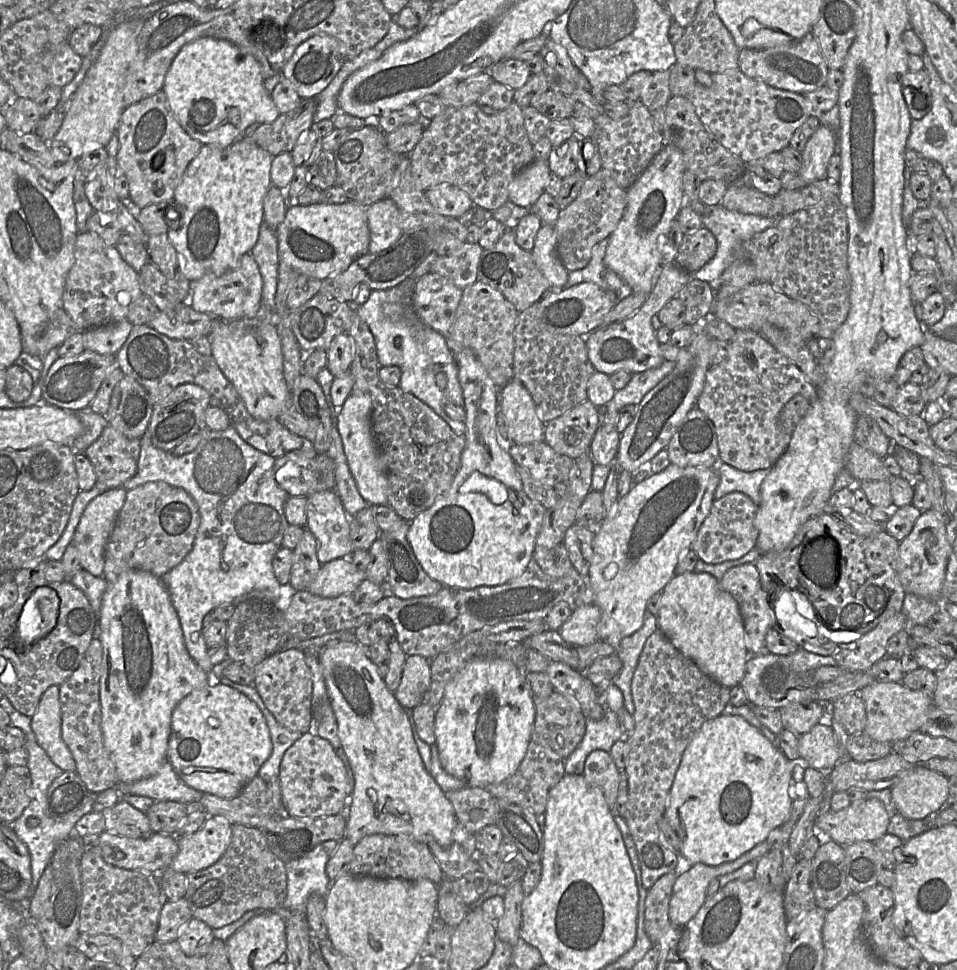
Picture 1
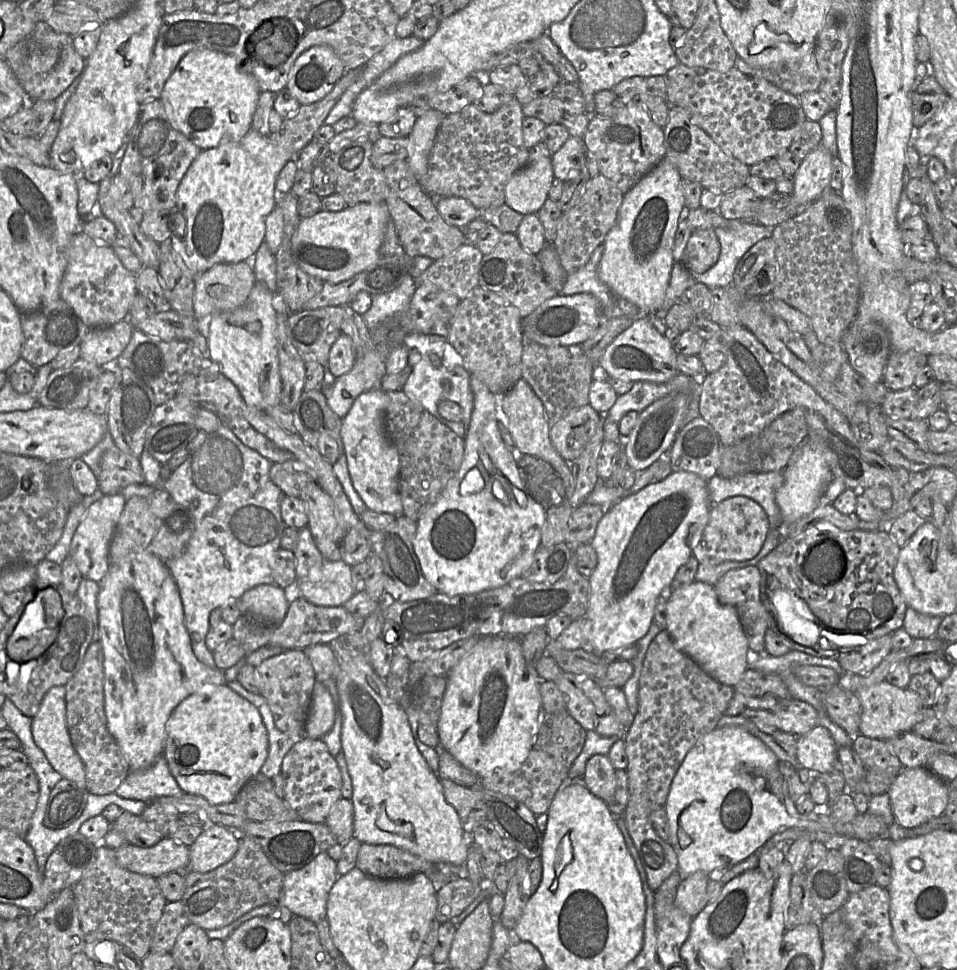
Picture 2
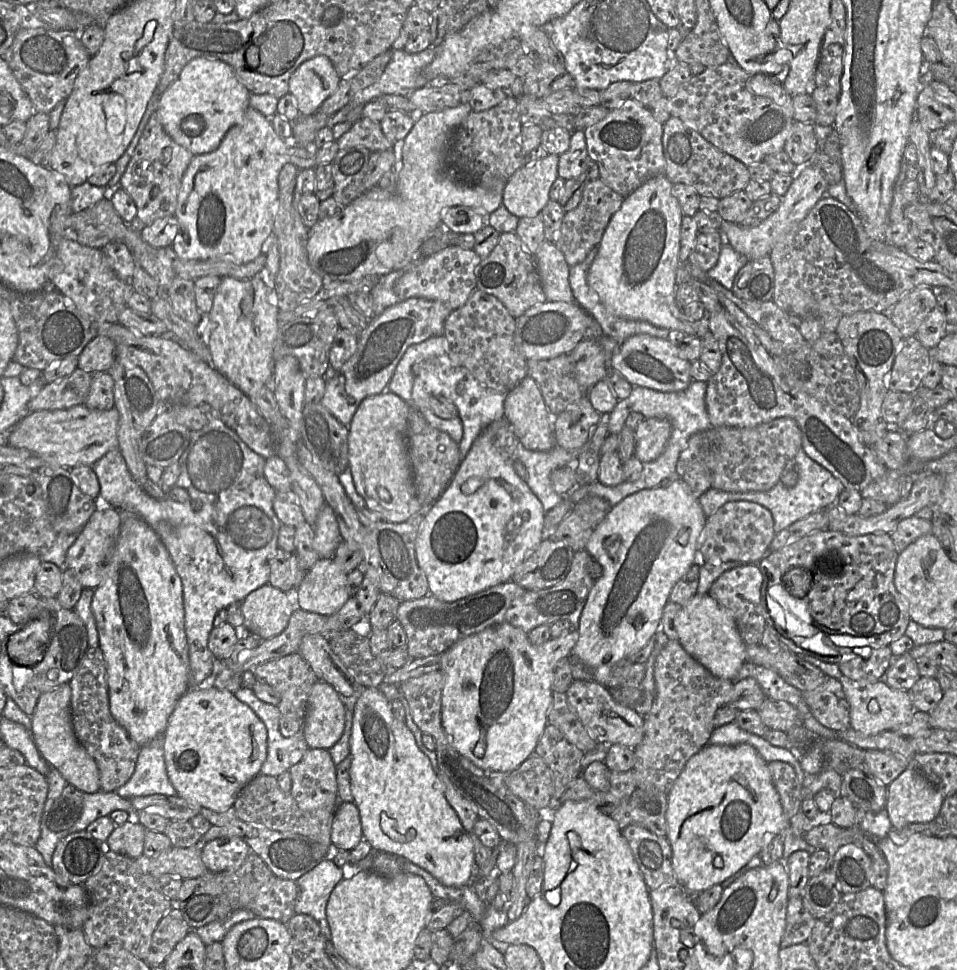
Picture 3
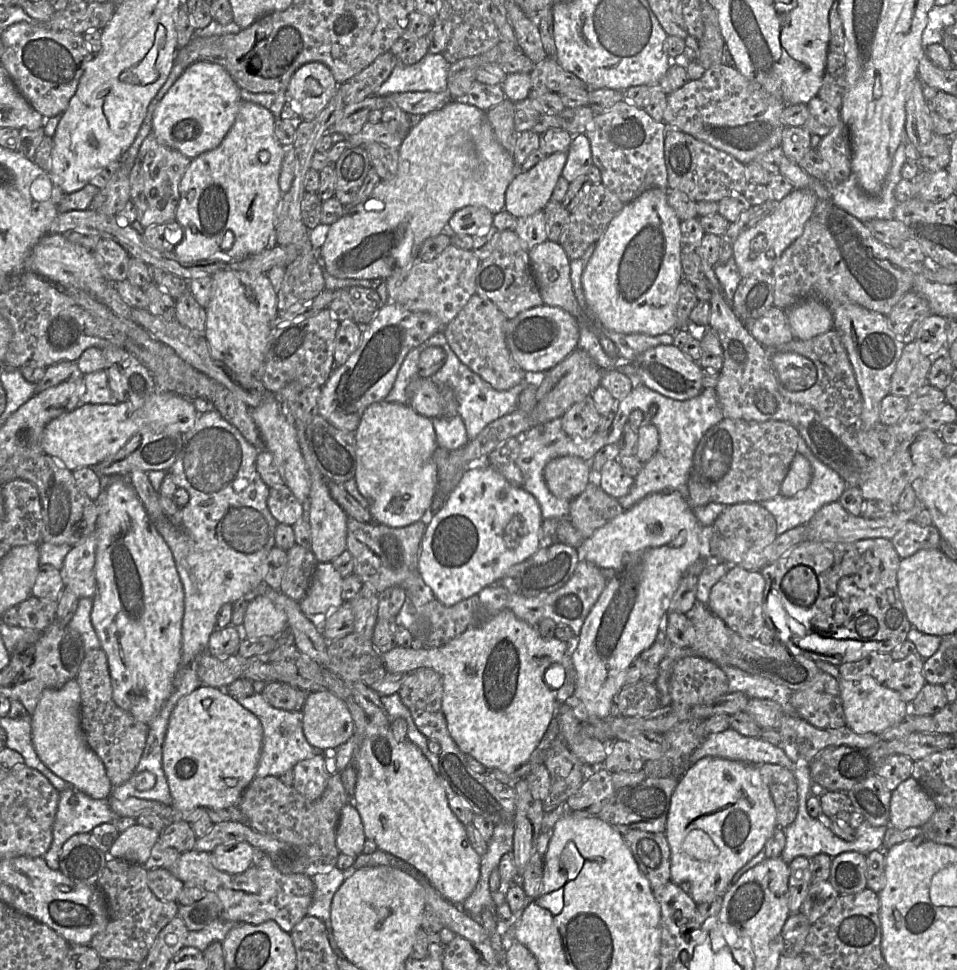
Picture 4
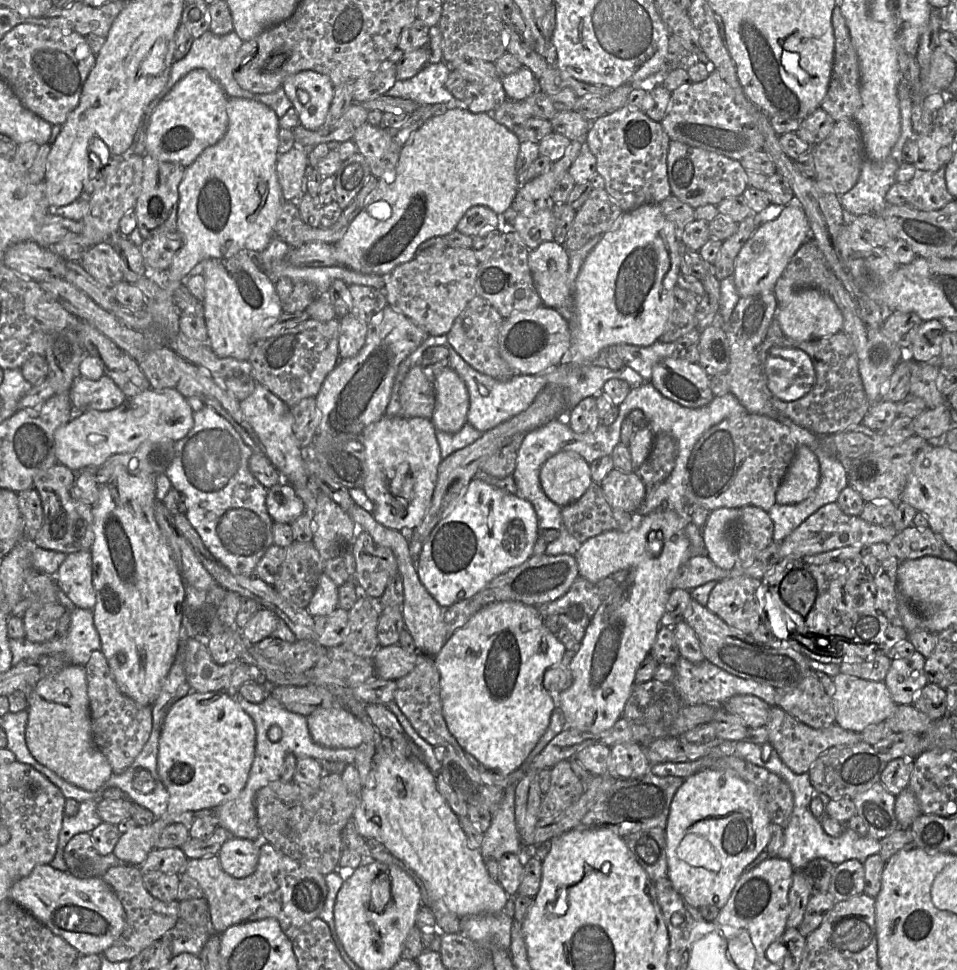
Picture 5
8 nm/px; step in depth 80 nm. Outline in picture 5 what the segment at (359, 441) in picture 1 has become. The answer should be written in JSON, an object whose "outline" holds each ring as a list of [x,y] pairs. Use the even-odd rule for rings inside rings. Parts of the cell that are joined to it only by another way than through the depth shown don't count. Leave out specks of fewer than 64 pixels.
{"outline":[[[384,415],[366,427],[357,439],[365,450],[362,490],[373,504],[373,518],[387,528],[412,532],[431,504],[442,460],[431,419]]]}

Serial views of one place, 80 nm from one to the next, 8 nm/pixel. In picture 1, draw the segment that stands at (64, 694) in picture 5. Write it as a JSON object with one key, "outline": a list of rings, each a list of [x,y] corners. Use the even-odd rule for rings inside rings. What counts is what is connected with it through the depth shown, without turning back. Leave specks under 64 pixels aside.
{"outline":[[[50,686],[41,696],[31,717],[31,727],[38,744],[52,762],[63,771],[76,772],[73,755],[61,736],[61,706],[59,686]]]}

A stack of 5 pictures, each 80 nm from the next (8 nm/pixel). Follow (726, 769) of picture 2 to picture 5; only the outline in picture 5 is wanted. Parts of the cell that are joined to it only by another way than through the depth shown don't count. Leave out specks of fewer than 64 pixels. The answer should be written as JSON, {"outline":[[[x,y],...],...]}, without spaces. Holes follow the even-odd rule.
{"outline":[[[703,769],[687,777],[673,797],[665,827],[667,877],[674,889],[696,909],[709,905],[723,908],[747,866],[765,851],[771,823],[753,790],[736,774]],[[687,834],[698,834],[712,844],[721,863],[718,872],[691,866],[678,858],[677,848]]]}

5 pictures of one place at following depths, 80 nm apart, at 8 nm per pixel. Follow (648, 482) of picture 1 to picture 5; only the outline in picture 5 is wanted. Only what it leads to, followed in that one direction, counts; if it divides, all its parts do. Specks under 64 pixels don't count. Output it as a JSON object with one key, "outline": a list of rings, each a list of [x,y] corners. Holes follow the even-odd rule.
{"outline":[[[658,508],[640,516],[636,525],[628,531],[610,530],[591,537],[581,544],[575,554],[579,576],[597,583],[618,571],[626,571],[627,578],[599,606],[580,648],[570,664],[573,682],[560,695],[560,709],[565,718],[565,729],[573,728],[584,732],[600,733],[610,729],[621,717],[628,698],[635,685],[635,674],[644,659],[650,655],[655,643],[661,618],[670,597],[672,583],[682,566],[690,559],[690,542],[686,535],[687,520],[675,511]],[[656,530],[662,533],[662,548],[658,556],[650,552],[650,542],[659,541]]]}

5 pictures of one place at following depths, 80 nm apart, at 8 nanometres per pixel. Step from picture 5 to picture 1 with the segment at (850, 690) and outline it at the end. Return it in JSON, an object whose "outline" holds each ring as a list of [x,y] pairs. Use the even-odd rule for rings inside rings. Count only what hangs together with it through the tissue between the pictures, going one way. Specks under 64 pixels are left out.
{"outline":[[[875,681],[854,693],[865,702],[867,721],[864,732],[879,742],[898,742],[920,731],[934,707],[933,696],[913,691],[902,682]]]}

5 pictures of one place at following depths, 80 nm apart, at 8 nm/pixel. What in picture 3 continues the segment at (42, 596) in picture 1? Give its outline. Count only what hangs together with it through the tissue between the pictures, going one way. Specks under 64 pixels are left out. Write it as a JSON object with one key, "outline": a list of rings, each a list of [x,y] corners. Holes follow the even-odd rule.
{"outline":[[[50,613],[21,626],[7,641],[7,654],[11,661],[20,666],[33,666],[41,661],[46,653],[52,628]]]}

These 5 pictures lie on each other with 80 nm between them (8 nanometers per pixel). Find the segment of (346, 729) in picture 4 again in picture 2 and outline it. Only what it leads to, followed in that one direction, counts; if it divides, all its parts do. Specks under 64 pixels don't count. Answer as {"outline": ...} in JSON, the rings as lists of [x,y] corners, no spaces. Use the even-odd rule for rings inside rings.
{"outline":[[[316,680],[311,695],[310,711],[303,730],[304,736],[322,739],[332,729],[335,714],[330,692],[323,683]]]}

